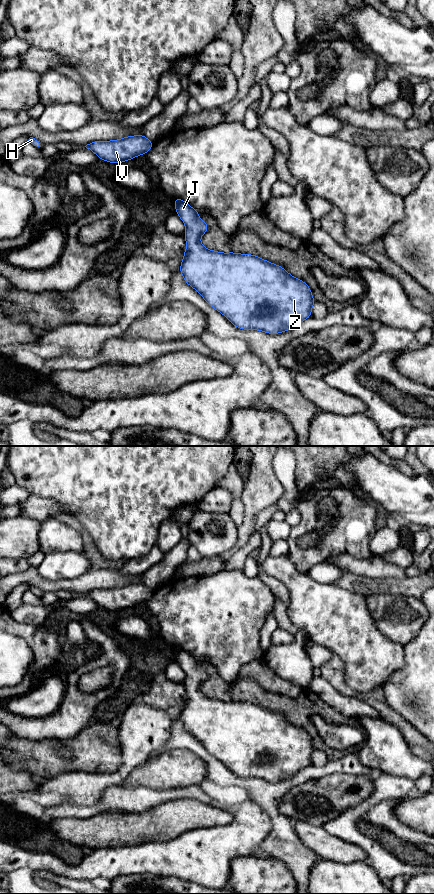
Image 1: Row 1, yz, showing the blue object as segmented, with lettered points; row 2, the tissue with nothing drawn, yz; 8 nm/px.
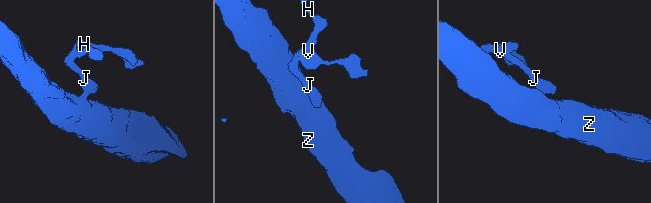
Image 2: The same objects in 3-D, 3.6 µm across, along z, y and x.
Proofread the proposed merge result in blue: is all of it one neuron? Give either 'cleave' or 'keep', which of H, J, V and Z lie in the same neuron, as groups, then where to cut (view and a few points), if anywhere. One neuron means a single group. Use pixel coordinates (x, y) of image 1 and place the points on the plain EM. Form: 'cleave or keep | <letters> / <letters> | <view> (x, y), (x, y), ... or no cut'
keep | H J V Z | no cut

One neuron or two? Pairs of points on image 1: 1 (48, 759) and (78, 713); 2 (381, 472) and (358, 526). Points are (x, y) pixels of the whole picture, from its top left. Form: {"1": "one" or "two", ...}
{"1": "two", "2": "two"}

